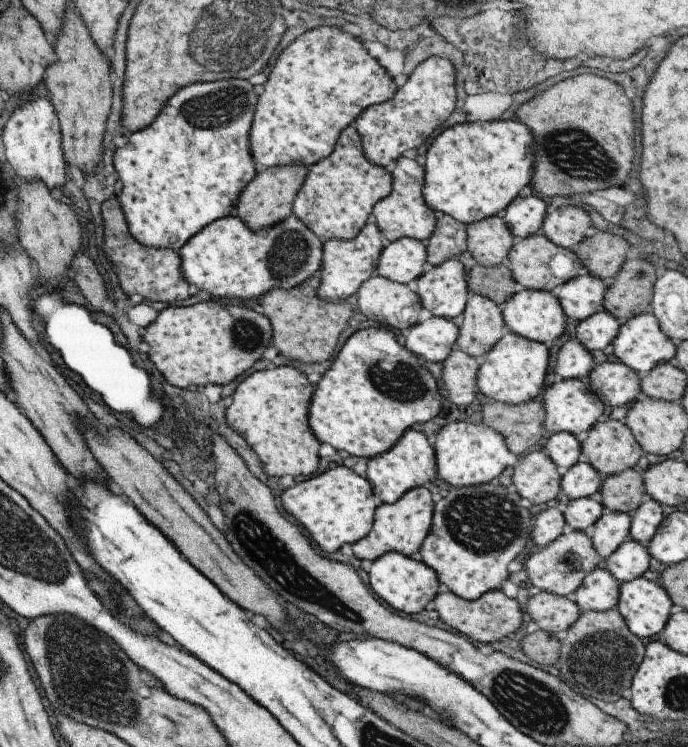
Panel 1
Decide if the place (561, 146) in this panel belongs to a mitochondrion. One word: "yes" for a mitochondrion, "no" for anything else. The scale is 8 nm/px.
yes

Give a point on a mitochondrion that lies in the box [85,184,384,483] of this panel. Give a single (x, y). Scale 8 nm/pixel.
(288, 255)

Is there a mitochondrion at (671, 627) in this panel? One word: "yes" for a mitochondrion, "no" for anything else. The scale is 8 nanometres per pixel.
no

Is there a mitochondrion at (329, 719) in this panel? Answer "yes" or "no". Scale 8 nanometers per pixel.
no

